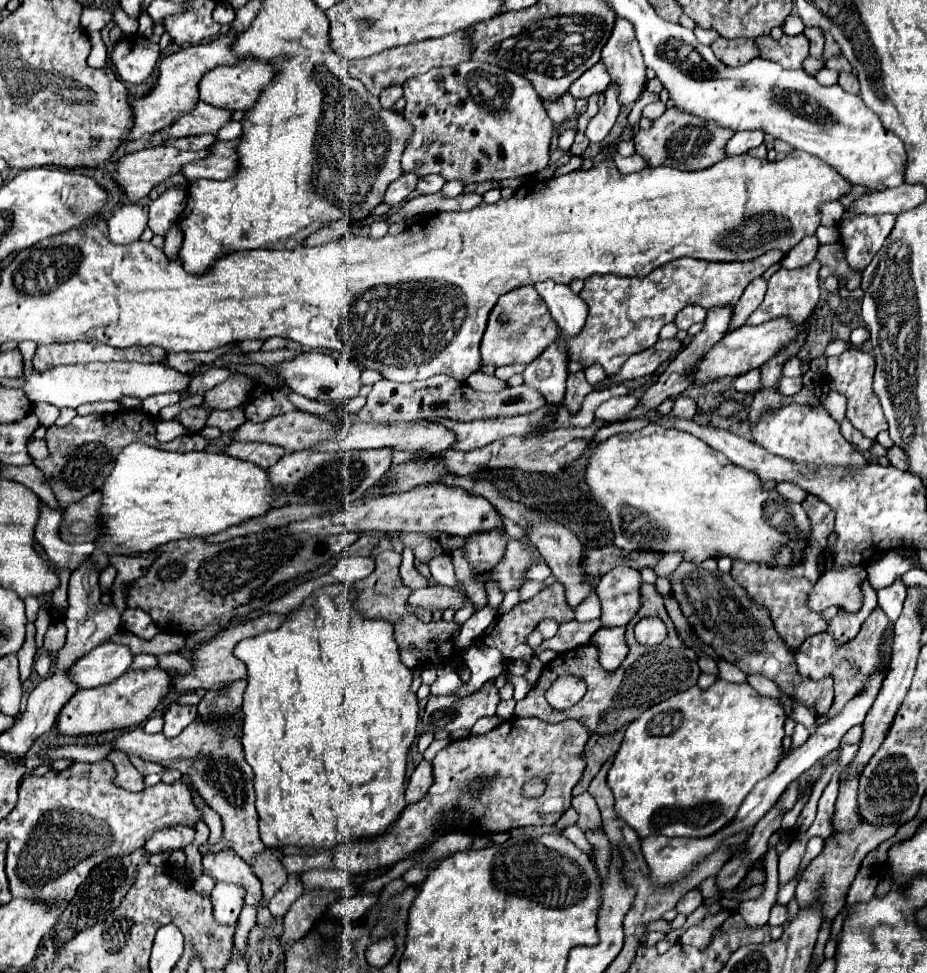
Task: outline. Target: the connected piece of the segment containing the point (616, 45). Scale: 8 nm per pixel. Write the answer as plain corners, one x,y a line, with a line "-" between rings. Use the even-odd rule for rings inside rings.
616,21
612,37
602,49
604,67
612,79
612,85
618,87
620,105
634,103
642,89
646,87
646,65
634,35
634,25
630,21

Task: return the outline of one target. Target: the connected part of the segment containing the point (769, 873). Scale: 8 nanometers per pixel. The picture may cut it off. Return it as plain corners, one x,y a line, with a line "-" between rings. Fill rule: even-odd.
772,848
766,855
766,883
764,883
764,893
758,899
742,901
738,913
744,917
746,925
752,929
760,929
768,923
770,909
776,903
776,893
778,893
778,853

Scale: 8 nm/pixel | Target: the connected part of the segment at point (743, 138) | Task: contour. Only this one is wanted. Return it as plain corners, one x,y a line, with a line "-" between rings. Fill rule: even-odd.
760,129
758,131
736,131
734,137
726,145
726,153
730,157
736,157
736,155
746,153
752,147
758,147
760,143
764,143
764,133
760,133

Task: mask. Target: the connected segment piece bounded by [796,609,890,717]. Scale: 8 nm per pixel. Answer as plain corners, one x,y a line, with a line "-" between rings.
874,609
870,613
870,617
862,623
862,629
854,641
850,641
842,647
836,647
836,641
832,639
832,635
818,633
818,635
808,637
800,645
800,649
796,651
798,671
802,675
808,675
810,679
822,679
826,675
834,677
834,693
836,695
834,695
834,705
830,709
830,717
834,717
852,697
856,697
864,689
870,673
878,667
878,663
880,663
880,651
878,649
880,649
882,635
888,629
888,625
890,625
890,621
888,621
886,613
882,609

